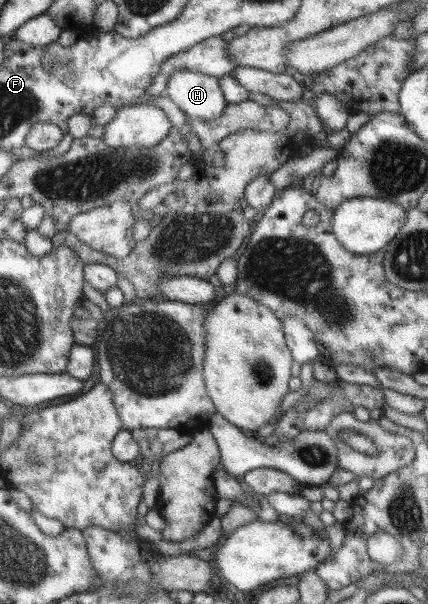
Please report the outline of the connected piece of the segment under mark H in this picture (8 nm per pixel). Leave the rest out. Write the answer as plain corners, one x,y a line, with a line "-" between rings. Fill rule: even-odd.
173,70
164,94
188,117
218,118
227,103
216,77
191,70

